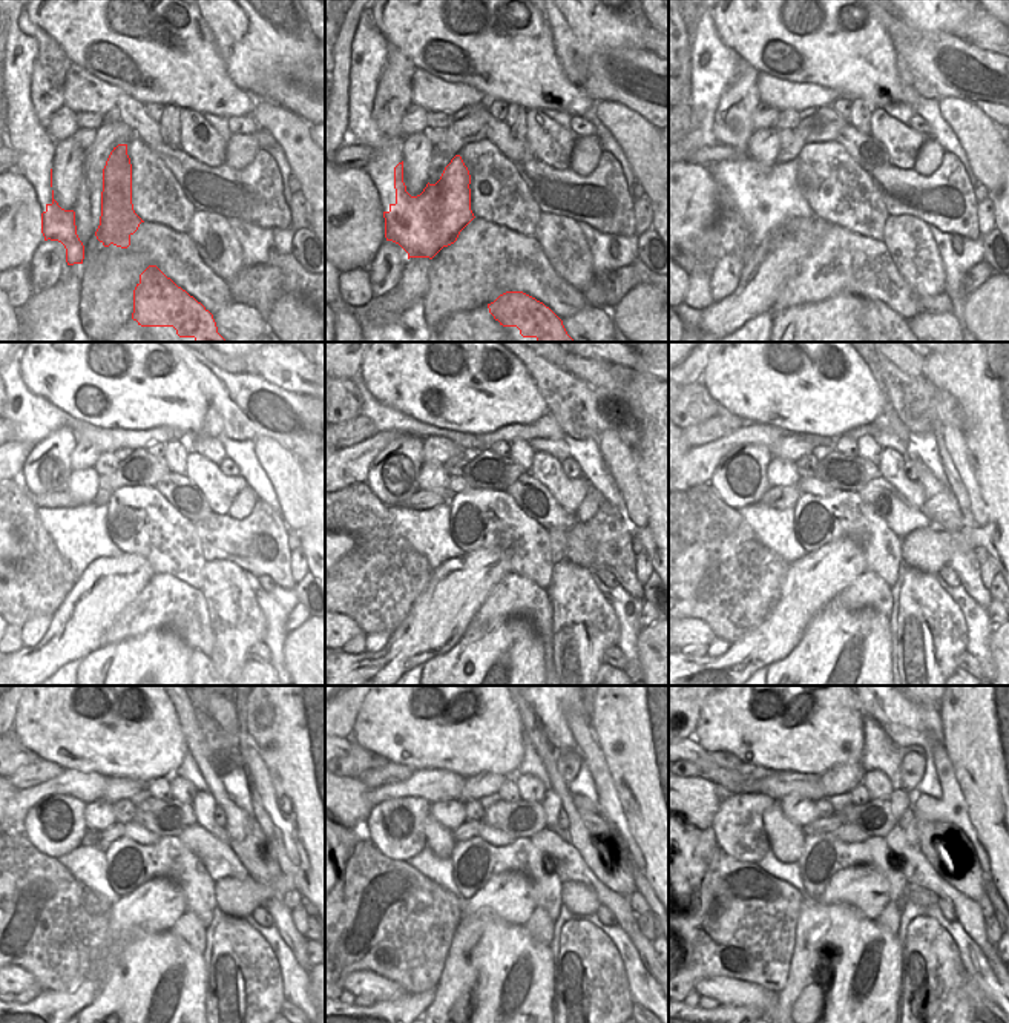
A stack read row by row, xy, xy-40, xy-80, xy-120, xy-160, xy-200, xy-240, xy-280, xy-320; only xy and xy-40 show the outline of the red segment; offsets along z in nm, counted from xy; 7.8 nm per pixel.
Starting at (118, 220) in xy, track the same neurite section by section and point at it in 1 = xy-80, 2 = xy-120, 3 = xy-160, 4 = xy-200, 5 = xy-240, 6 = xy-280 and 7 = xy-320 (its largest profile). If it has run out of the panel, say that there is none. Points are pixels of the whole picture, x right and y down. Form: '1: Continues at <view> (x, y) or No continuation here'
1: Continues at xy-80 (767, 195)
2: Continues at xy-120 (80, 534)
3: Continues at xy-160 (428, 531)
4: Continues at xy-200 (775, 528)
5: Continues at xy-240 (86, 864)
6: Continues at xy-280 (439, 870)
7: Continues at xy-320 (787, 871).

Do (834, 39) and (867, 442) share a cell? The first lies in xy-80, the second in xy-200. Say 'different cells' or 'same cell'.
different cells

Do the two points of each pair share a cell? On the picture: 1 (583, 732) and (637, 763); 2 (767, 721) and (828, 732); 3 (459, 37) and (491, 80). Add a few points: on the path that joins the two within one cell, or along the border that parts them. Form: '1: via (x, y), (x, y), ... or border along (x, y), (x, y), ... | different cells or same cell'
1: border along (588, 720), (609, 773) | different cells
2: via (782, 726), (795, 730), (813, 730) | same cell
3: via (469, 48), (491, 69) | same cell

